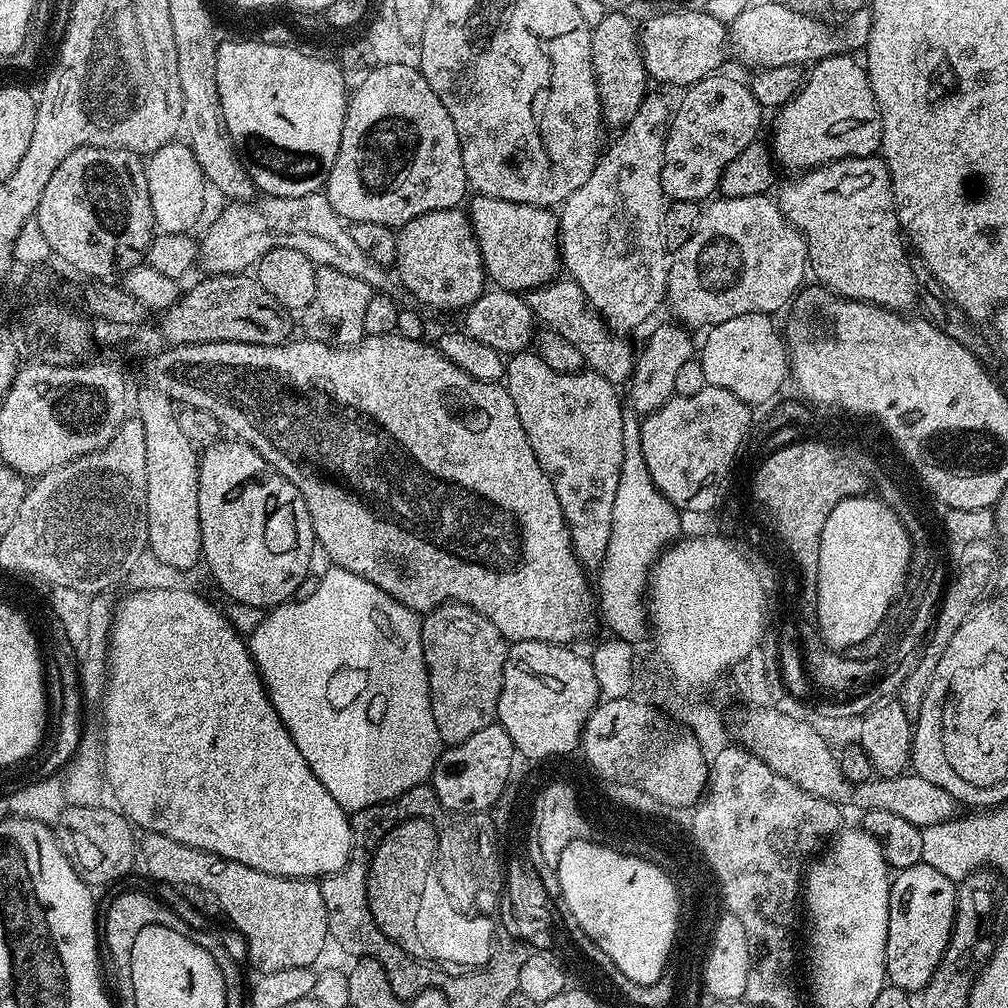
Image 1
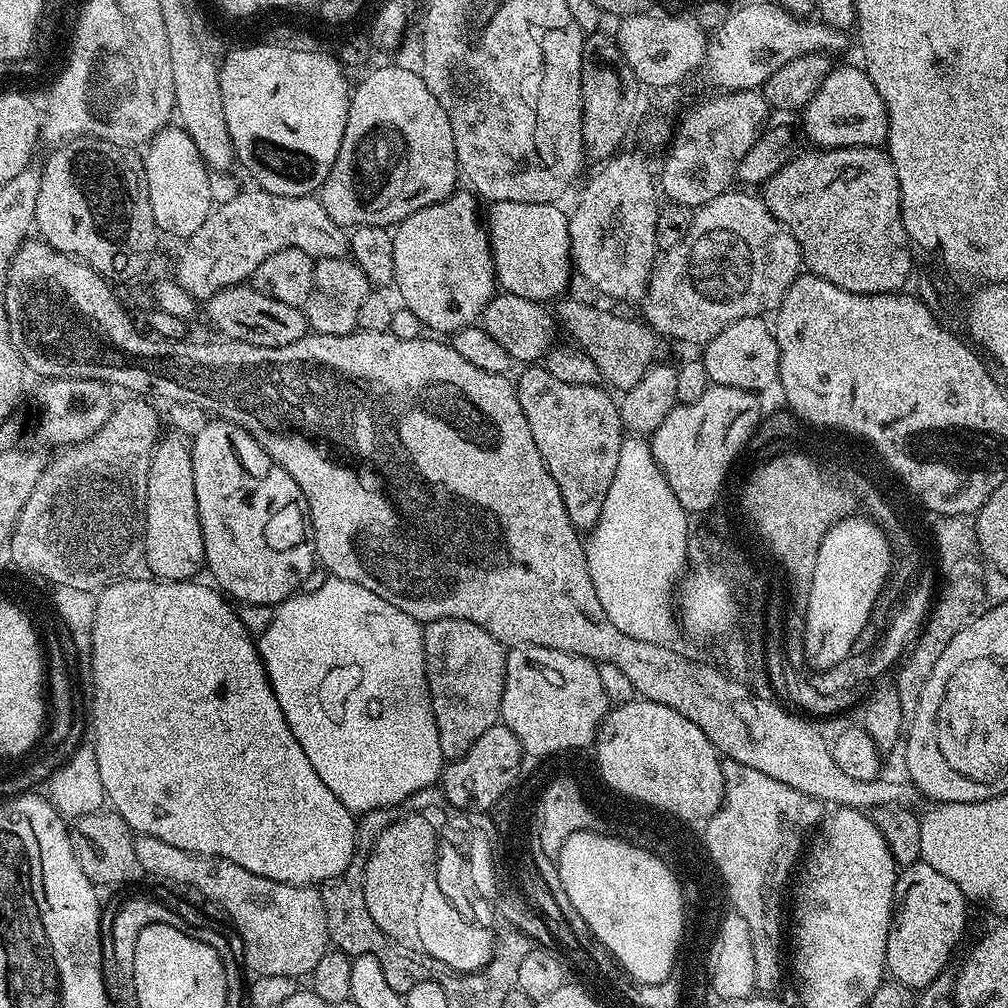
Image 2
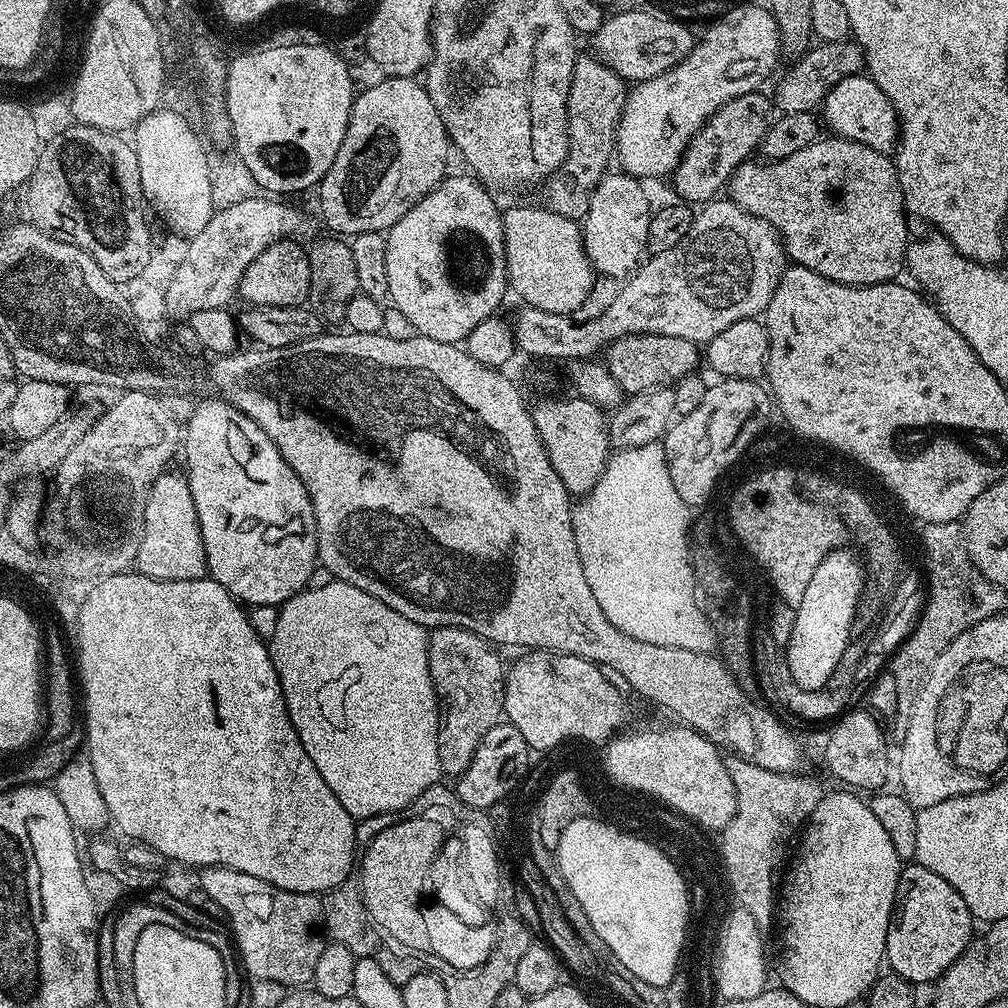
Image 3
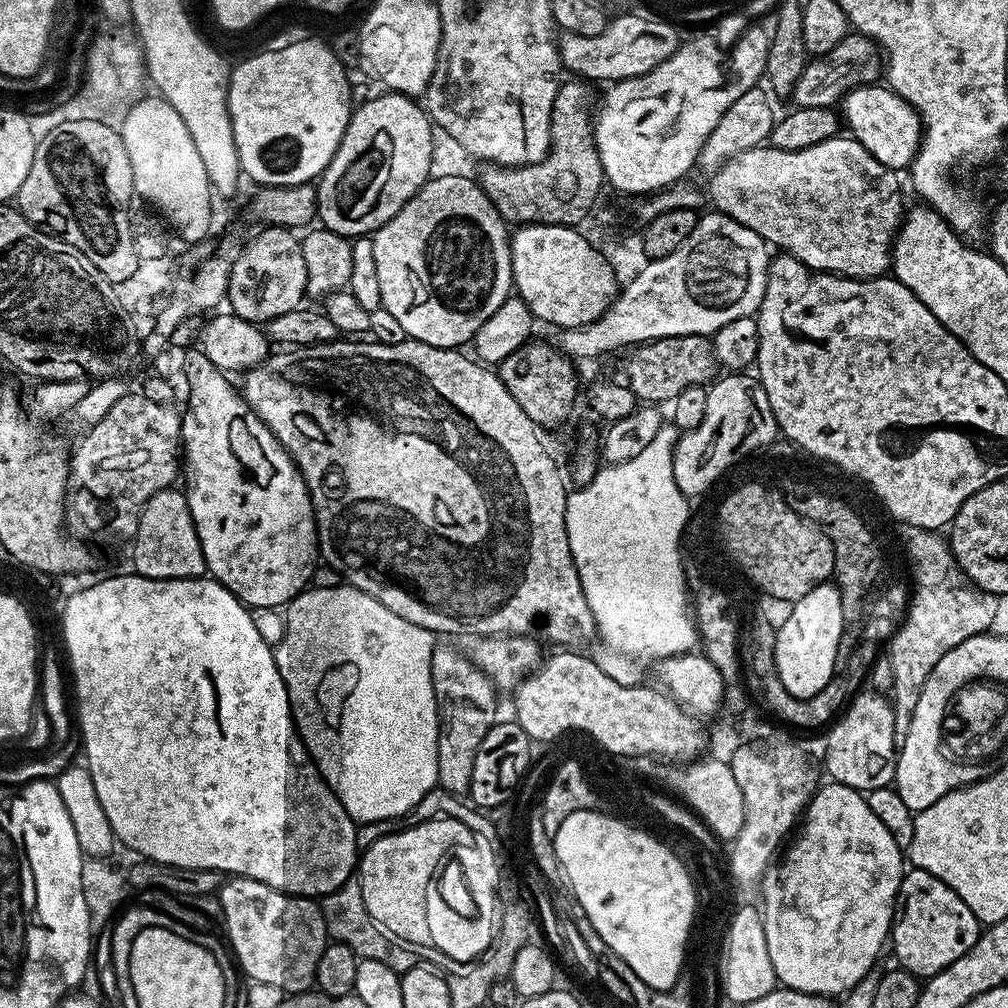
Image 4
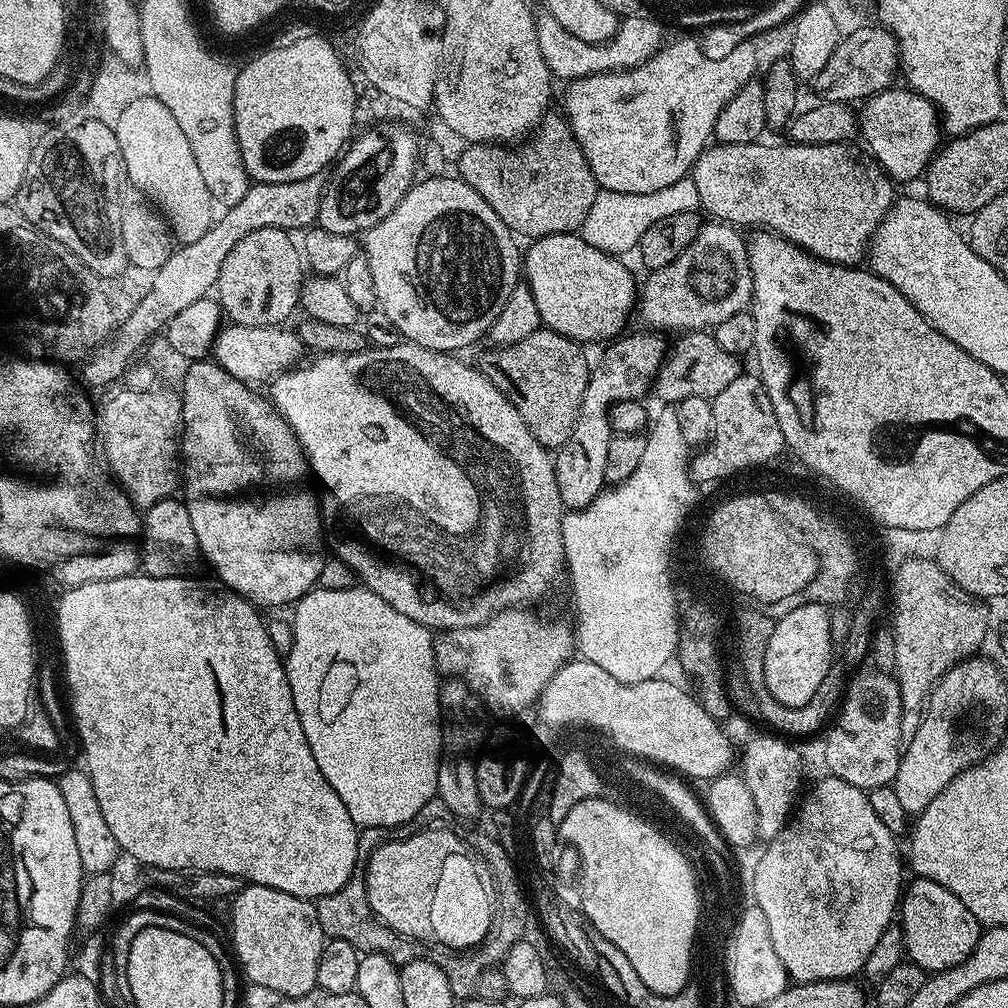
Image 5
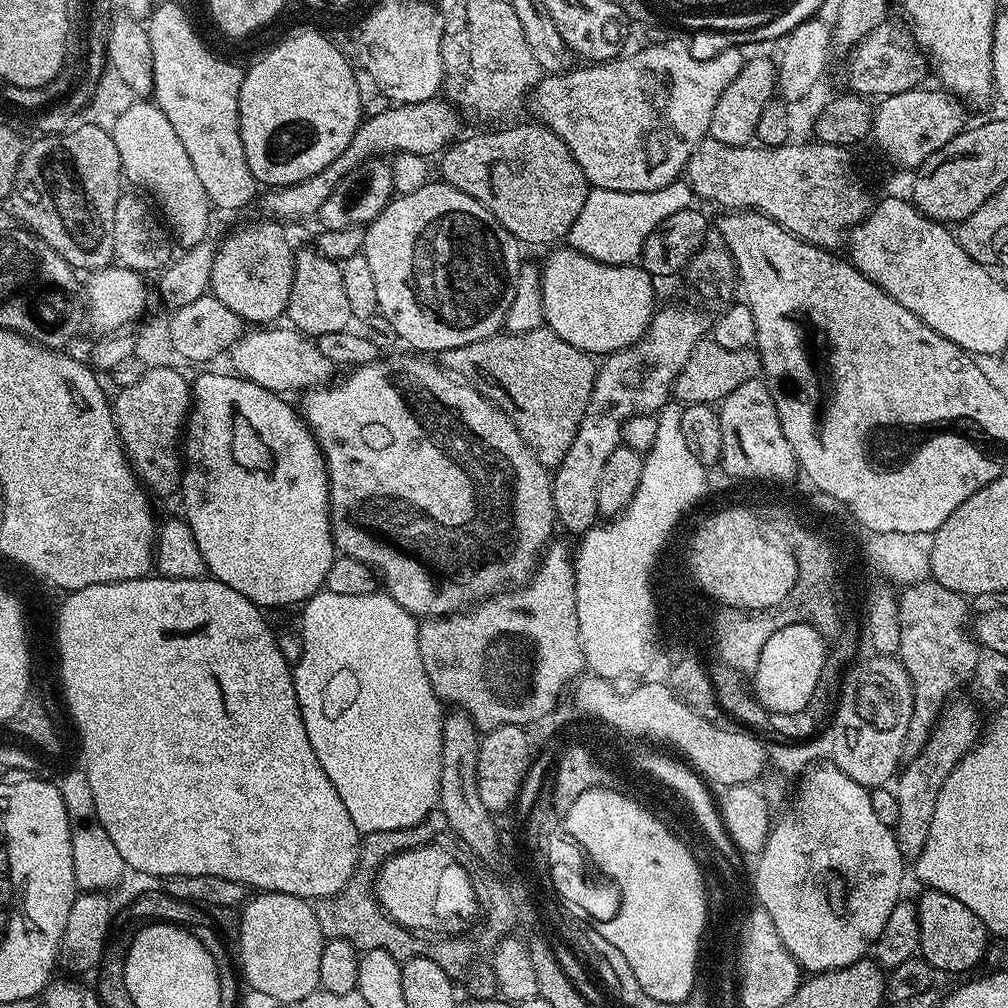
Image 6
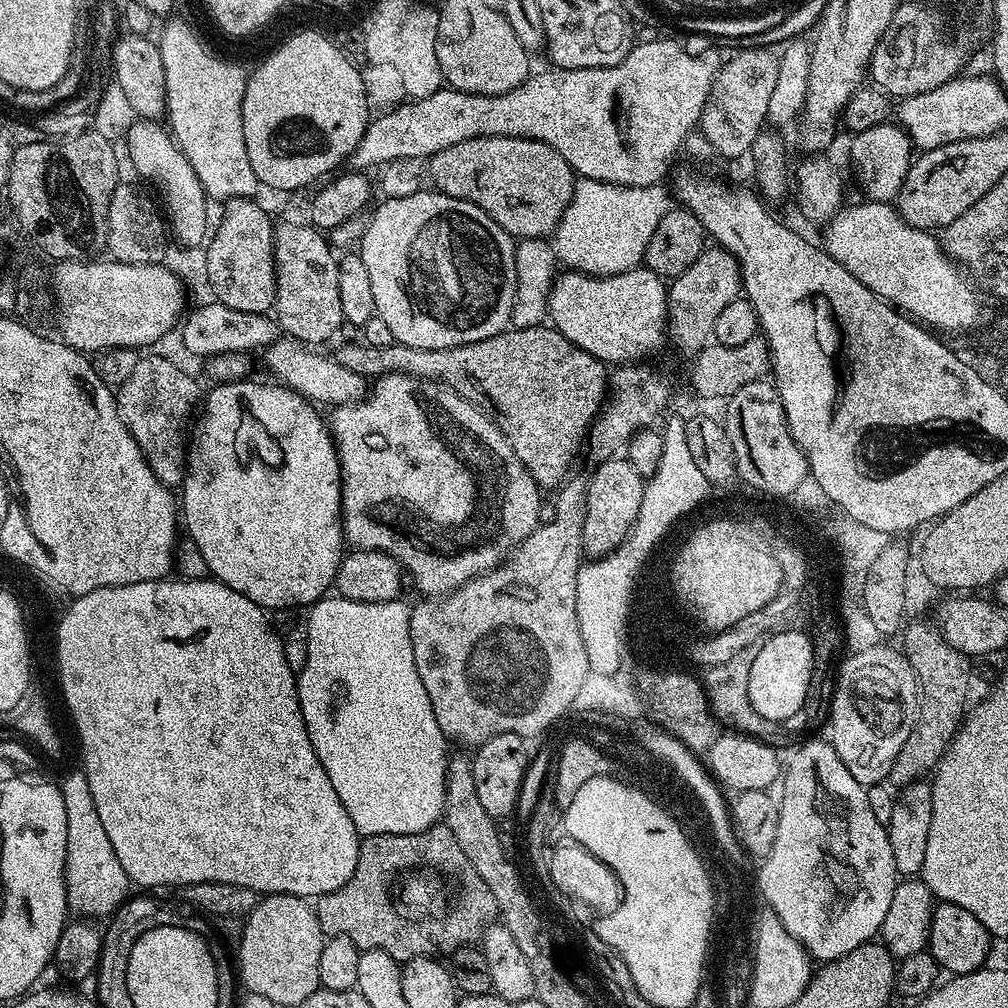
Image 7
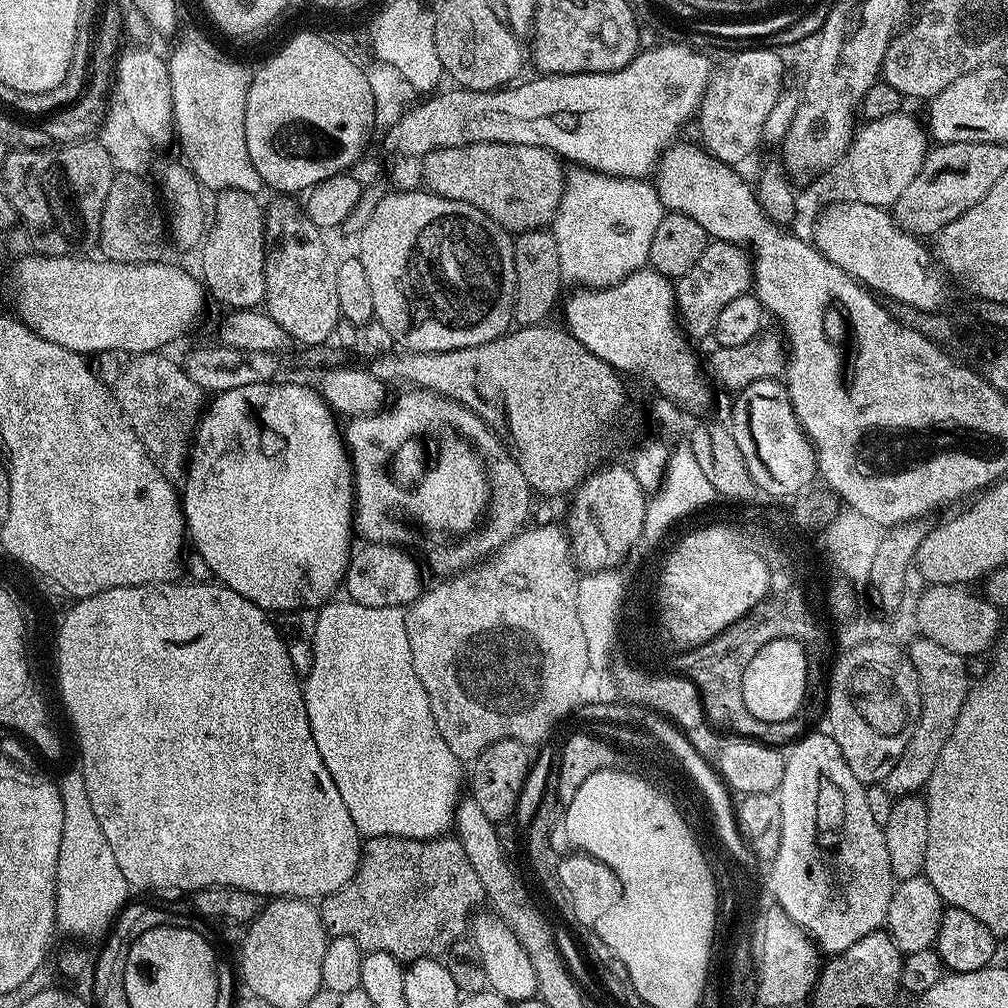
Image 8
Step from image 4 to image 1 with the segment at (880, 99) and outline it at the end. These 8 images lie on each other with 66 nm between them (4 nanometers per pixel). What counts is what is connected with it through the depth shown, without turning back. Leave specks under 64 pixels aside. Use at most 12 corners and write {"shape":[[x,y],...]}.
{"shape":[[855,55],[816,61],[775,113],[770,147],[799,174],[880,152]]}

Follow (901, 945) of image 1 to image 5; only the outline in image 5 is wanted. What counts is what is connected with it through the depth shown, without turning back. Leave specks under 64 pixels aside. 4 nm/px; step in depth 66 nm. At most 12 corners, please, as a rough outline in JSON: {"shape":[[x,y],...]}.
{"shape":[[916,878],[898,925],[928,974],[958,966],[982,925],[946,886]]}

